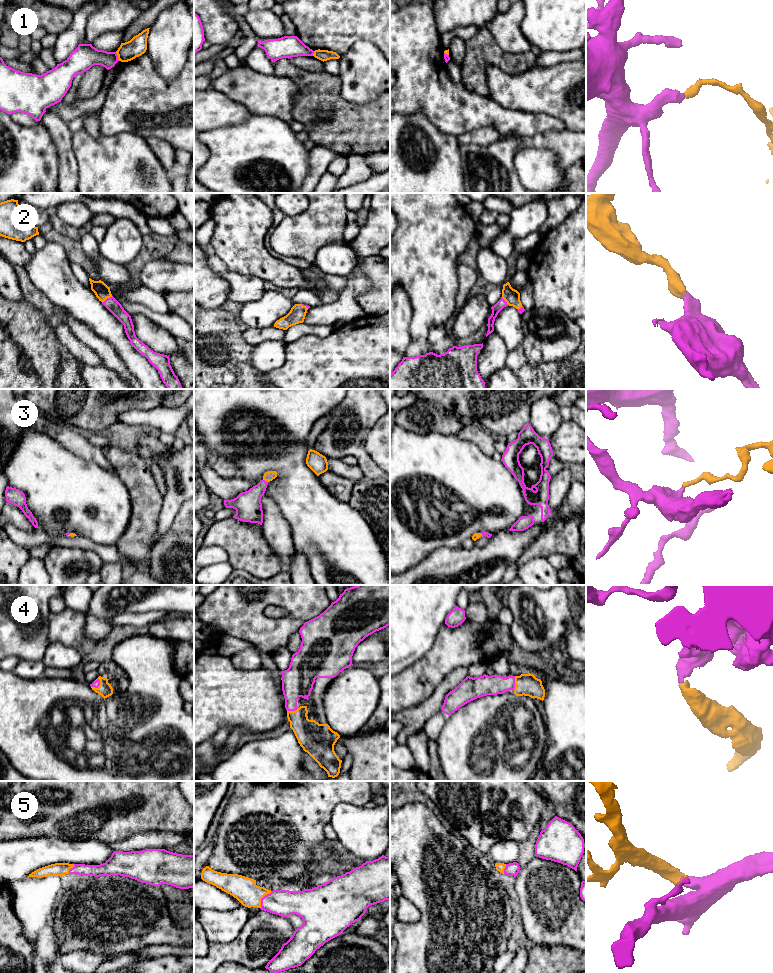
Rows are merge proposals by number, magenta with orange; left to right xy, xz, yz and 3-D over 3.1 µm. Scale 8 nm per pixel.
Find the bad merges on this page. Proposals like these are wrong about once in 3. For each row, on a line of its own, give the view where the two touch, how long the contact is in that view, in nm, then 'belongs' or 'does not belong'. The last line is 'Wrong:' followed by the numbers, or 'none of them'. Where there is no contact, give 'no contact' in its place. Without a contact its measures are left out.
1: xy | 80 nm | does not belong
2: xy | 100 nm | belongs
3: xz | 50 nm | belongs
4: yz | 110 nm | belongs
5: xz | 170 nm | belongs
Wrong: 1

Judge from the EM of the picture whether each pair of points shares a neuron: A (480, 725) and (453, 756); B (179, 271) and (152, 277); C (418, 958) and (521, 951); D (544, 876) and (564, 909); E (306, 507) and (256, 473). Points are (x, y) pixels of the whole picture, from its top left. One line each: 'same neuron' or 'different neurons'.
A: same neuron
B: same neuron
C: different neurons
D: same neuron
E: same neuron

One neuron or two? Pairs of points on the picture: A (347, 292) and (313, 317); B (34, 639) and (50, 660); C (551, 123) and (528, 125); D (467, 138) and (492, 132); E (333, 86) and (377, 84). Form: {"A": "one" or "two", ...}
{"A": "one", "B": "two", "C": "one", "D": "one", "E": "two"}

